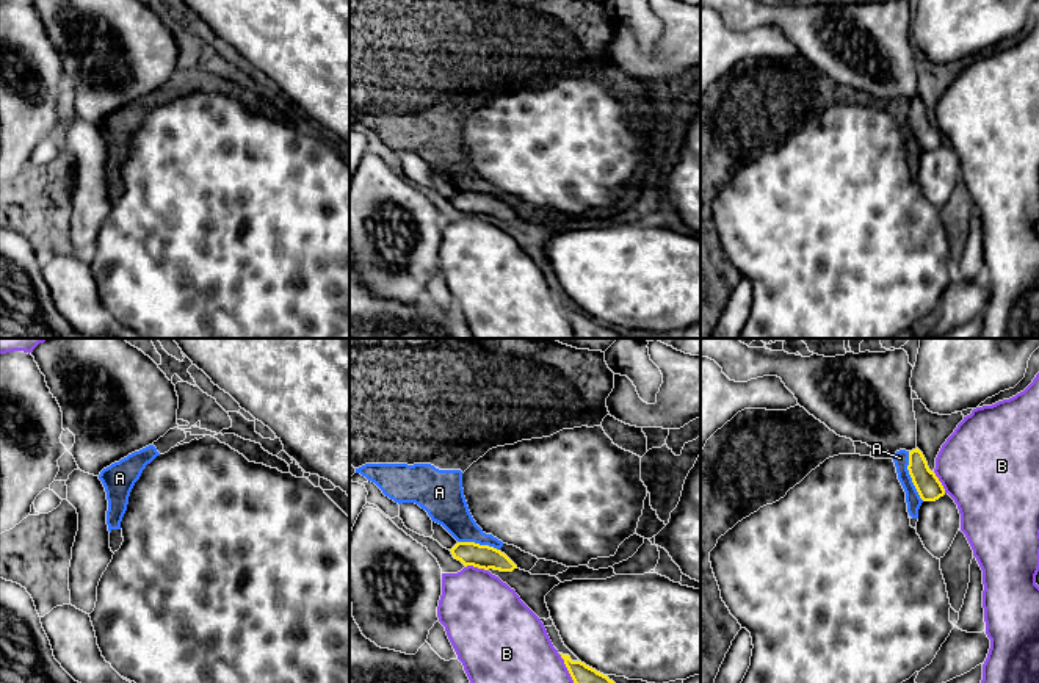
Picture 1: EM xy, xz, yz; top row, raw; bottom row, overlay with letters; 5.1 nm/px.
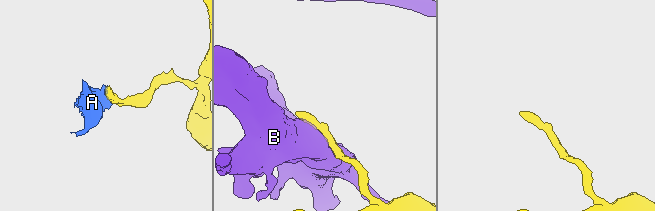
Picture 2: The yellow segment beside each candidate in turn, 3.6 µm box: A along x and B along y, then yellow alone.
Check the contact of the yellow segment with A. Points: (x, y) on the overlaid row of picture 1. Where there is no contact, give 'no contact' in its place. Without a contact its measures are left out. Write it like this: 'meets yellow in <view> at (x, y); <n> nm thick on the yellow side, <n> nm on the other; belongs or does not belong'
meets yellow in yz at (911, 477); 130 nm thick on the yellow side, 80 nm on the other; does not belong

